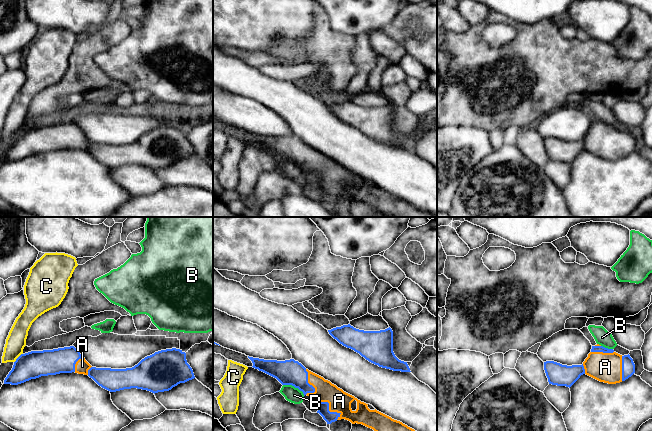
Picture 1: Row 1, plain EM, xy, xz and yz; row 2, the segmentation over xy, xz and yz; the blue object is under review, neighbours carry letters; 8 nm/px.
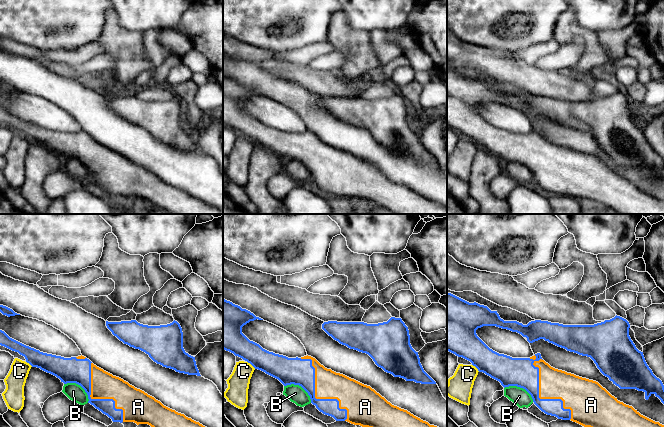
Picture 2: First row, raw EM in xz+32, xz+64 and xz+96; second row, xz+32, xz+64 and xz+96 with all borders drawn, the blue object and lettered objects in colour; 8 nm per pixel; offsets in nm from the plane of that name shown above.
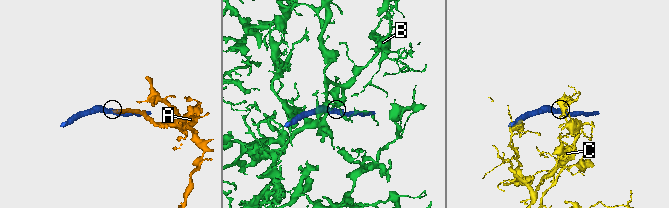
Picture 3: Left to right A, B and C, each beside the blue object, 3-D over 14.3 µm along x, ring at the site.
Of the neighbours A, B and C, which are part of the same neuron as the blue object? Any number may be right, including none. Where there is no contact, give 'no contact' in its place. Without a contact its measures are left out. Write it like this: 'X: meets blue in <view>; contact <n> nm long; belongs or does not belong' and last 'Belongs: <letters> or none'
A: meets blue in xz; contact 200 nm long; belongs
B: meets blue in xz; contact 200 nm long; does not belong
C: meets blue in xy; contact 100 nm long; does not belong
Belongs: A

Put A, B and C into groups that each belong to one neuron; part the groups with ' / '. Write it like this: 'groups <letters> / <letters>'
groups A / B / C

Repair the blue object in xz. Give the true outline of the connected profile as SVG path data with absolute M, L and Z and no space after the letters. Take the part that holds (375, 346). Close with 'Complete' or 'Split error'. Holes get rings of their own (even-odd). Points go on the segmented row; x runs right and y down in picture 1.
M348 324L328 332L340 344L379 367L411 372L407 362L399 360L393 352L393 331L390 327L380 331L364 331Z. Complete

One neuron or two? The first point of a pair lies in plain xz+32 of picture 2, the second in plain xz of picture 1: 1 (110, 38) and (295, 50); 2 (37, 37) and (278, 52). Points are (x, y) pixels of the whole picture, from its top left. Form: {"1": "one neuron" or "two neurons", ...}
{"1": "one neuron", "2": "two neurons"}

